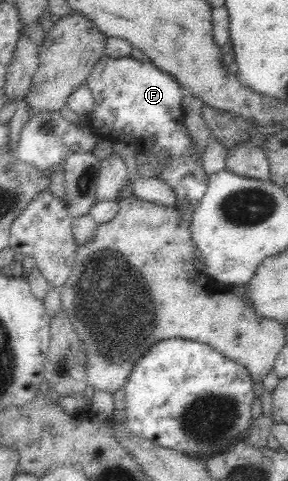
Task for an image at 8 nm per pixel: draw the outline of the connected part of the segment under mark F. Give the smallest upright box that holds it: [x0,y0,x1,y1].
[86,56,209,213]

